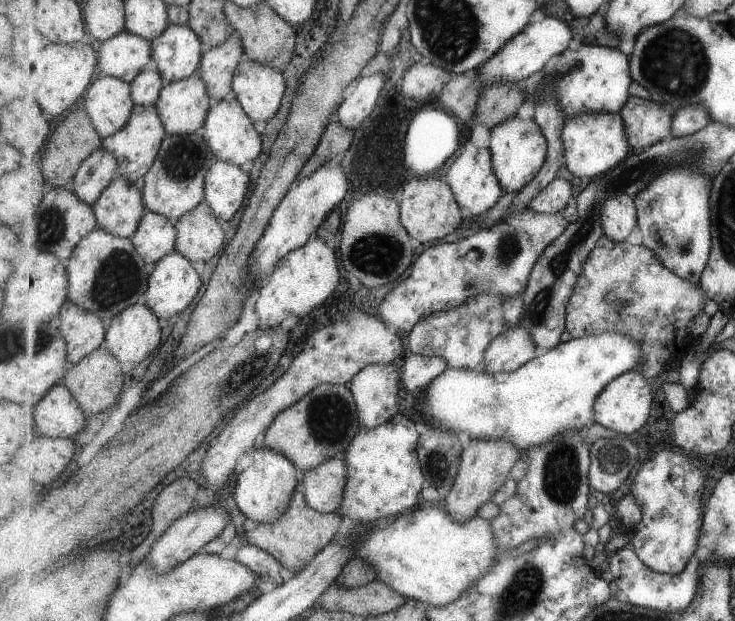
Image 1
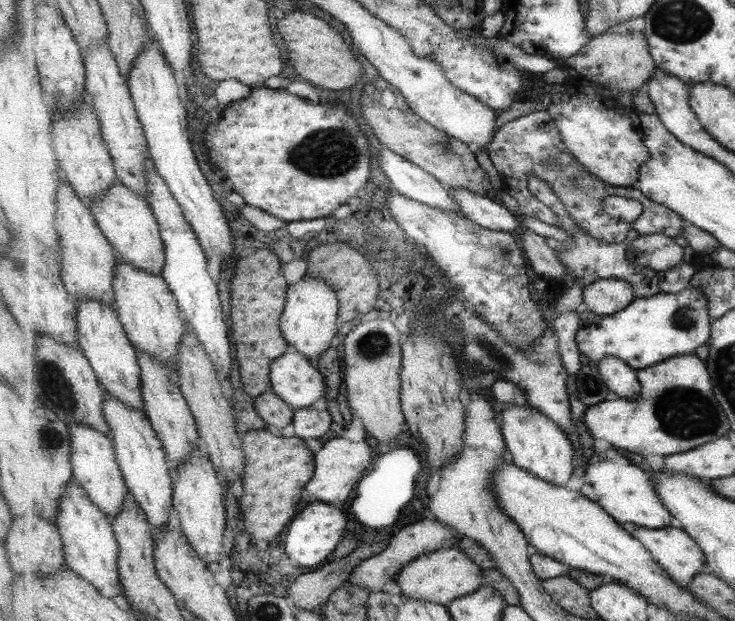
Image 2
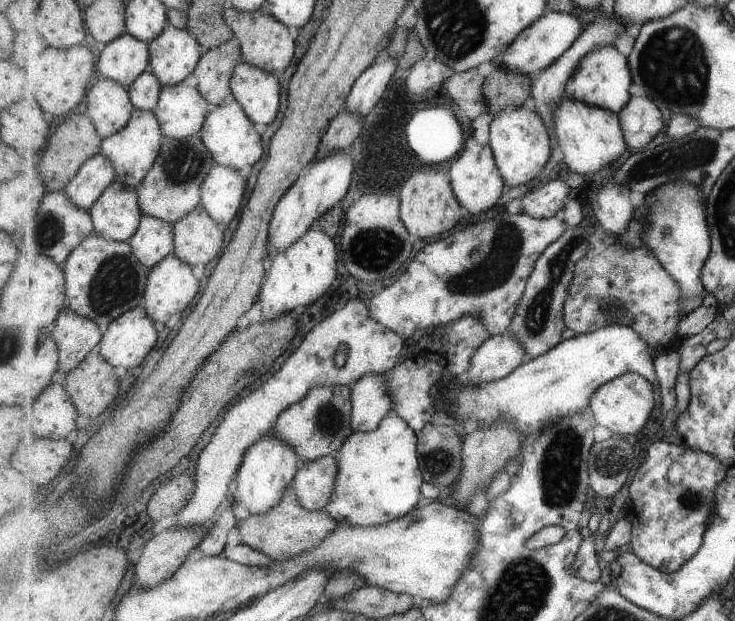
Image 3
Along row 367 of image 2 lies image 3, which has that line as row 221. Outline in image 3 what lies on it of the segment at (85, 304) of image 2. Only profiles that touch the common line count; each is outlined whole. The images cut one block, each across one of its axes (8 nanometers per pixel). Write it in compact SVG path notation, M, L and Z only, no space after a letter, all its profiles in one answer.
M115 182L88 211L95 234L109 241L128 242L143 218L135 188Z

